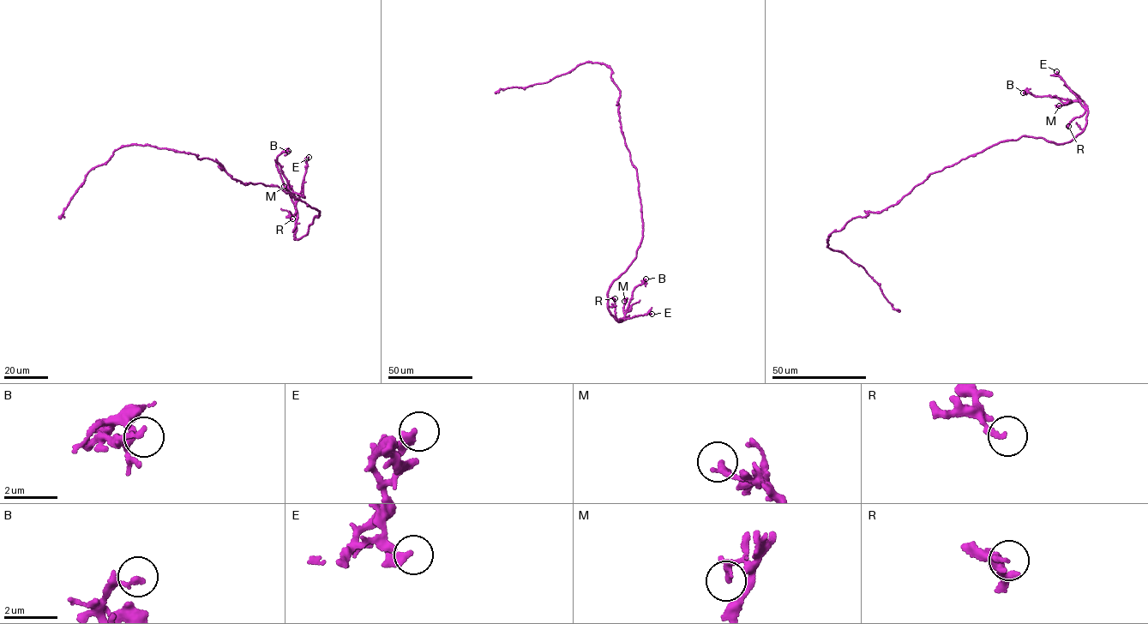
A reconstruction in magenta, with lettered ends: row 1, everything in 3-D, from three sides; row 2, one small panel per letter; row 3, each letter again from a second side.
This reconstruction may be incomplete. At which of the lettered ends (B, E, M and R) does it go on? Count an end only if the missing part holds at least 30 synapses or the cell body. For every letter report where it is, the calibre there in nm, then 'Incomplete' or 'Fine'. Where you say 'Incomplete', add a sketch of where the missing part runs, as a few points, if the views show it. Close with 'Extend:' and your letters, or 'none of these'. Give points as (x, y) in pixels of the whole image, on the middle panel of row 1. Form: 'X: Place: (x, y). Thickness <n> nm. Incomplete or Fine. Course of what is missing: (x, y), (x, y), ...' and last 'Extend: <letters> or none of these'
B: Place: (646, 278). Thickness 180 nm. Fine
E: Place: (652, 314). Thickness 280 nm. Fine
M: Place: (624, 301). Thickness 260 nm. Fine
R: Place: (615, 298). Thickness 190 nm. Fine
Extend: none of these

